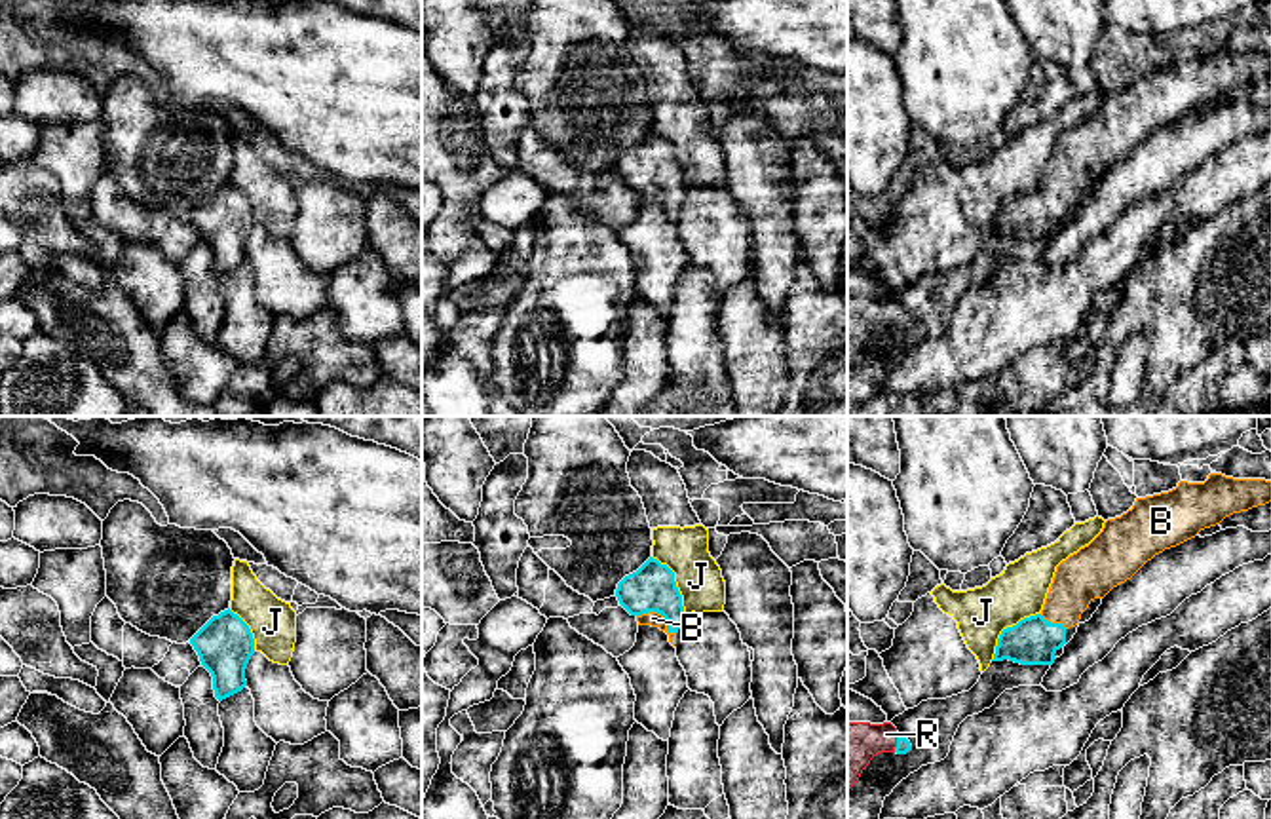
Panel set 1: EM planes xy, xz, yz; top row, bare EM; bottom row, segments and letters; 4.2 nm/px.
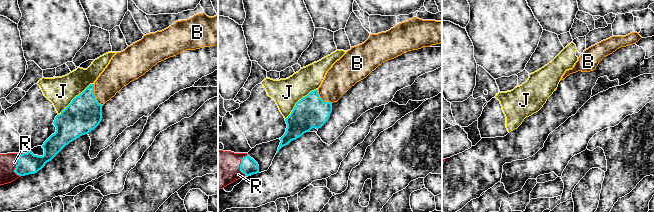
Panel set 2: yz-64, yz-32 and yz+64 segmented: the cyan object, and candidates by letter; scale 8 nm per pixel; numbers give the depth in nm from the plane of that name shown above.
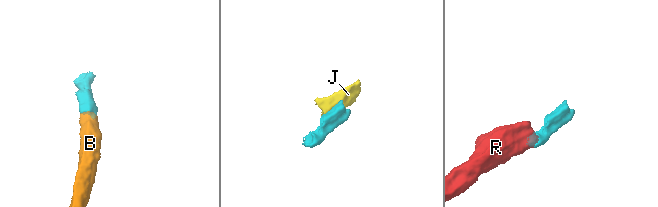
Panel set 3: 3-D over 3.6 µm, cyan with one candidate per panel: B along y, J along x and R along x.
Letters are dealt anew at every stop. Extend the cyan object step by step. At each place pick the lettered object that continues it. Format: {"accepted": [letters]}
{"accepted": ["B", "R"]}

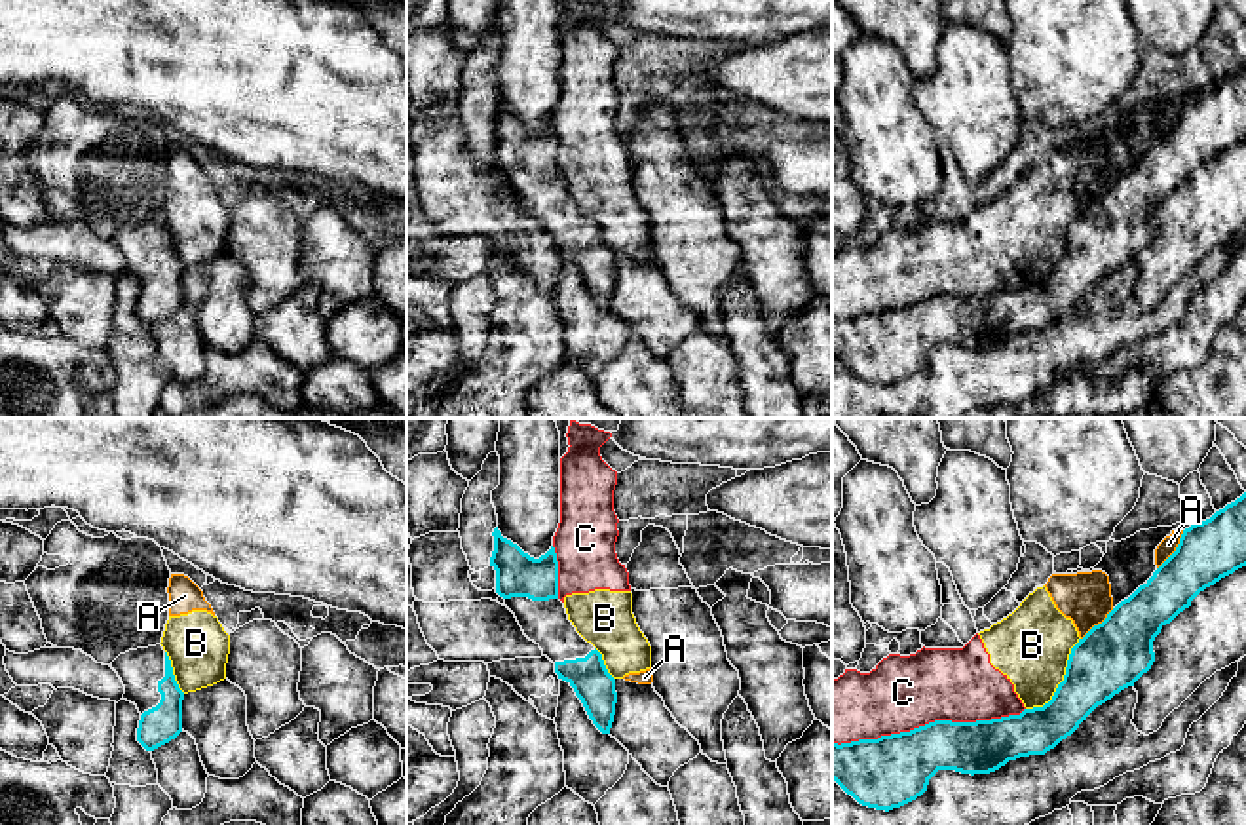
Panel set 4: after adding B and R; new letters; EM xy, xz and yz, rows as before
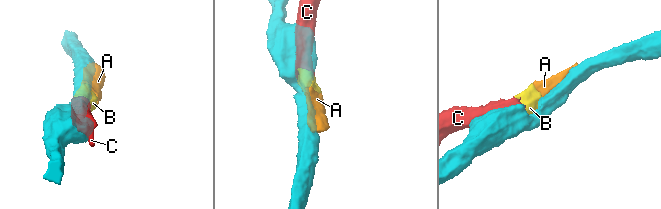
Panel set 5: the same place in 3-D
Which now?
{"accepted": []}

